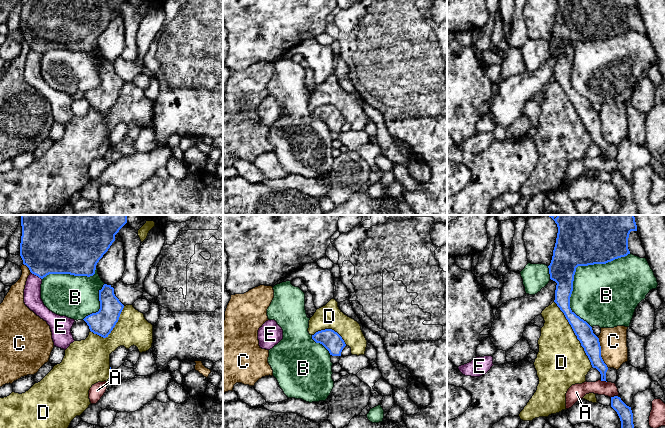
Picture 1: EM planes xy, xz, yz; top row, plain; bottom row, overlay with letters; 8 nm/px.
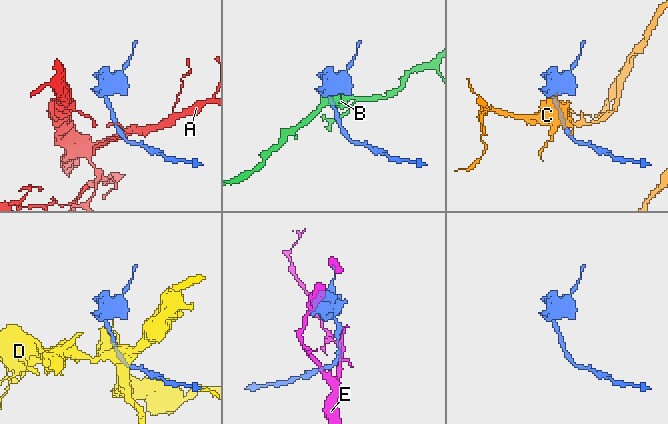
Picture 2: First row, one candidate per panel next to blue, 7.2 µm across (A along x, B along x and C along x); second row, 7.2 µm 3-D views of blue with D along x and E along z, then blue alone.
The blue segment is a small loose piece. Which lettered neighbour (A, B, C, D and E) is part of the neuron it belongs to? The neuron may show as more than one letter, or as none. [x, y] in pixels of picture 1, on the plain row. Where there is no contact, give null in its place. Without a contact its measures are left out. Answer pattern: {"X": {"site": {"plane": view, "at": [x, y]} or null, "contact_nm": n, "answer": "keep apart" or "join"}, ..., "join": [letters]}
{"A": {"site": {"plane": "yz", "at": [614, 172]}, "contact_nm": 70, "answer": "keep apart"}, "B": {"site": {"plane": "yz", "at": [575, 47]}, "contact_nm": 700, "answer": "keep apart"}, "C": {"site": {"plane": "yz", "at": [600, 128]}, "contact_nm": 260, "answer": "keep apart"}, "D": {"site": {"plane": "yz", "at": [575, 110]}, "contact_nm": 600, "answer": "join"}, "E": {"site": {"plane": "xy", "at": [36, 51]}, "contact_nm": 110, "answer": "keep apart"}, "join": ["D"]}

